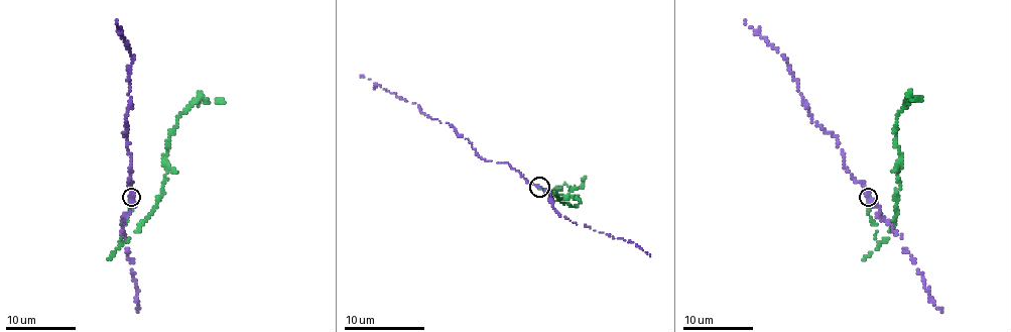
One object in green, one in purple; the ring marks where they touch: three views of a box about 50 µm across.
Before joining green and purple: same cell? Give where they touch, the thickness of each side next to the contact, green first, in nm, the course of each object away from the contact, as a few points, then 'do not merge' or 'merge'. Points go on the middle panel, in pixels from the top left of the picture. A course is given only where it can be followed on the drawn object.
at (539, 187); 260 nm thick on the green side, 150 nm on the other; green runs (539, 187), (576, 207), (580, 201), (569, 195), (559, 199), (545, 190), (581, 186), (586, 176); purple runs (539, 187), (508, 162), (487, 160), (454, 127), (424, 115), (418, 105), (360, 75); do not merge

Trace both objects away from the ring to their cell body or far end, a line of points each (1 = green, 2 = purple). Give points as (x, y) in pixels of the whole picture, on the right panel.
1: (868, 197), (881, 242), (895, 219), (897, 115), (909, 96), (918, 99), (912, 101)
2: (868, 197), (864, 185), (851, 176), (844, 163), (839, 139), (813, 121), (785, 58), (744, 21)

